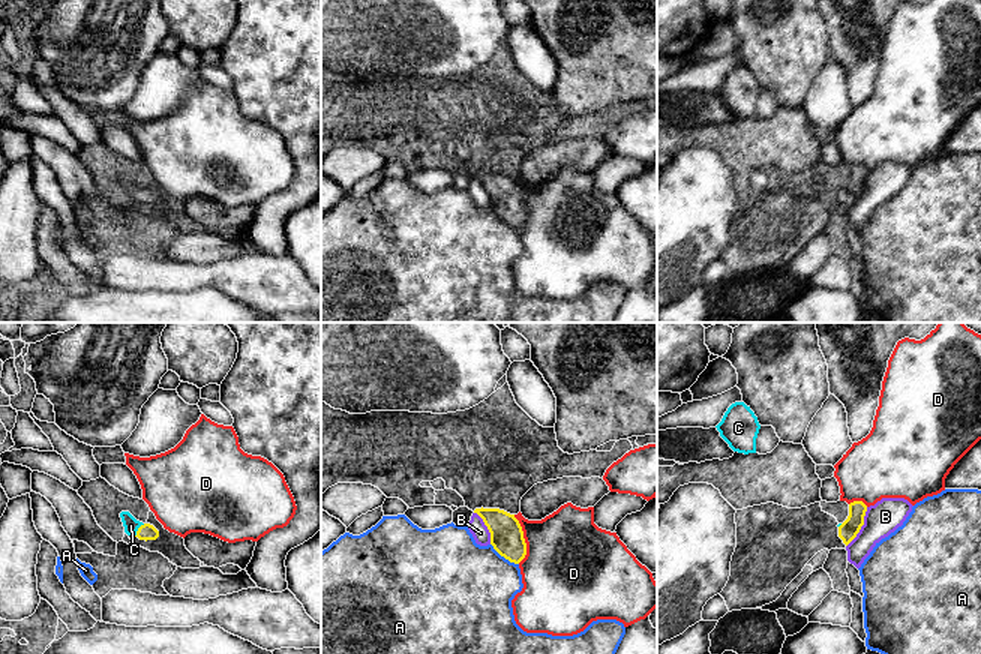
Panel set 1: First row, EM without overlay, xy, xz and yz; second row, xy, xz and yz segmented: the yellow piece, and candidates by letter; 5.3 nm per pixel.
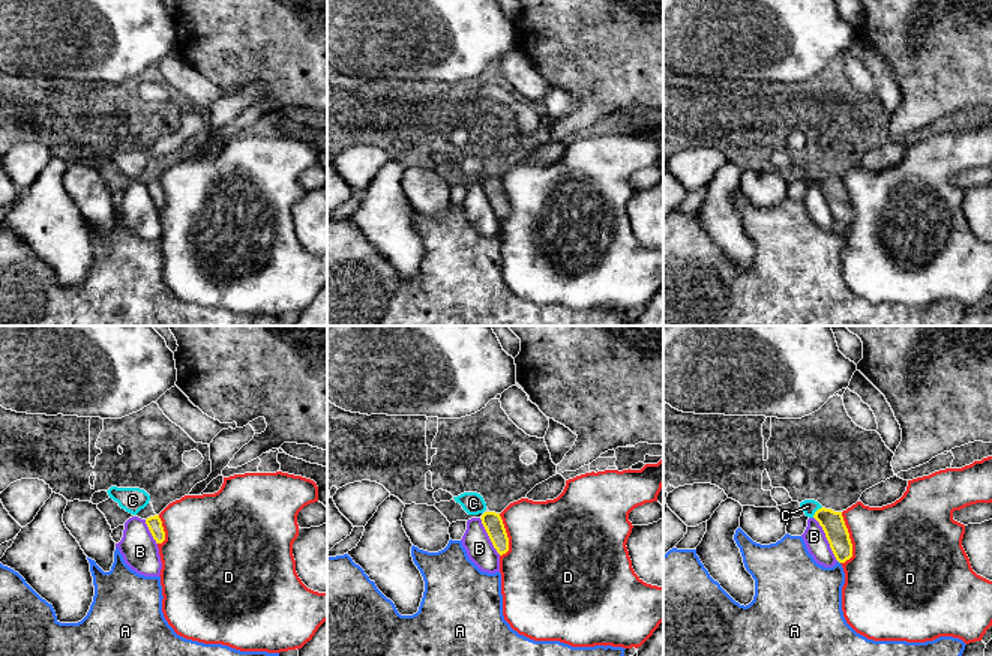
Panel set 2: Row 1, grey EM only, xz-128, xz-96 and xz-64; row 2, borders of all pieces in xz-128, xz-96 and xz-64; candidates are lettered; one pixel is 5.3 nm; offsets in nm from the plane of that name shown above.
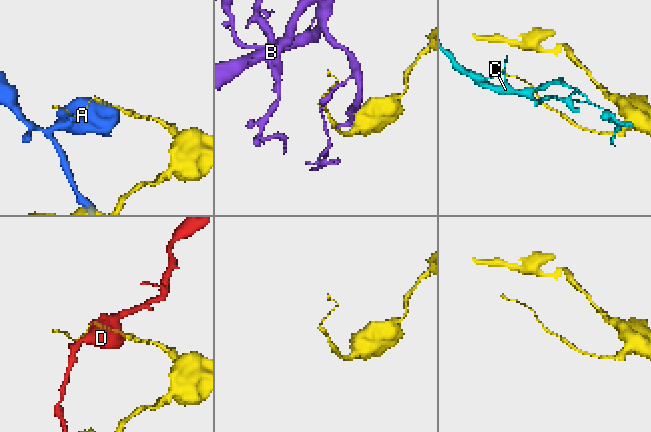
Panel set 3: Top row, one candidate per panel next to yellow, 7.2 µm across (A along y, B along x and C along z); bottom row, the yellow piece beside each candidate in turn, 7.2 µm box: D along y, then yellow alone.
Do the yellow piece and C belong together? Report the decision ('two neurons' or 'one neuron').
one neuron

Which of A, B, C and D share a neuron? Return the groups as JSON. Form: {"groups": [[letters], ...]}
{"groups": [["A"], ["B"], ["C"], ["D"]]}

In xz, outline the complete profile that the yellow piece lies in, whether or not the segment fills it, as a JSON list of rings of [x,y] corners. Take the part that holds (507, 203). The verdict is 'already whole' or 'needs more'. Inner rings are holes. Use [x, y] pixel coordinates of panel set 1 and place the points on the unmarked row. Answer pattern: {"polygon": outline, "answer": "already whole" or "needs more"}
{"polygon": [[[476,172],[490,196],[490,208],[494,213],[508,224],[519,228],[526,219],[526,207],[524,195],[514,178],[500,172]]], "answer": "already whole"}

